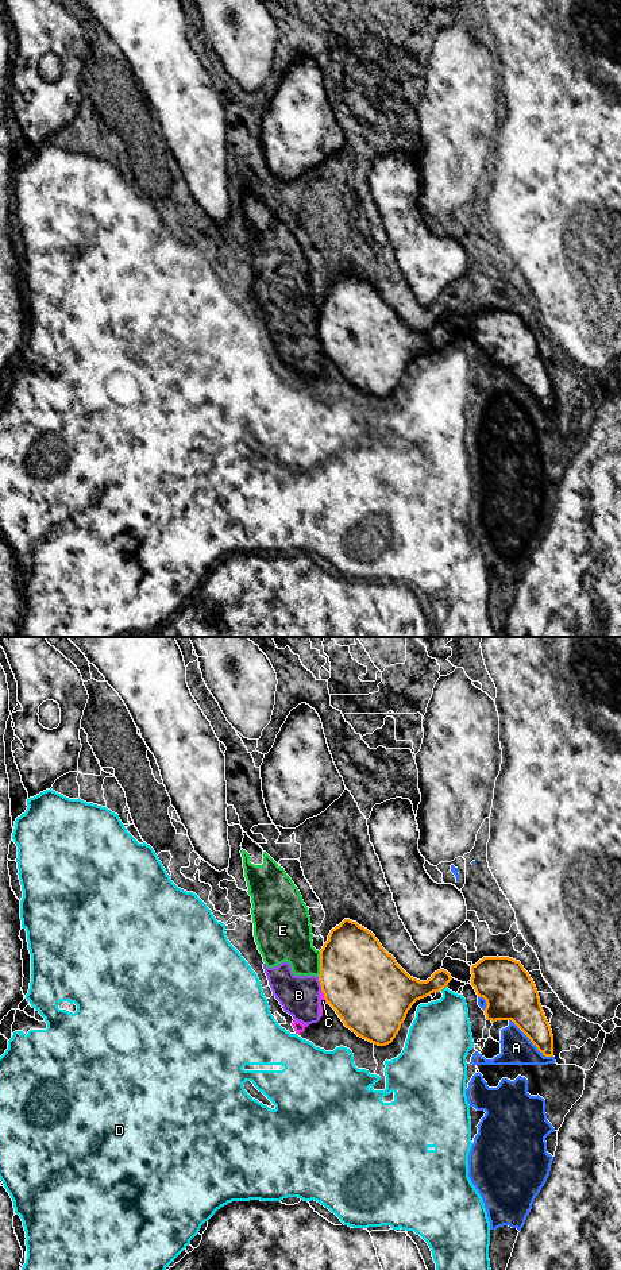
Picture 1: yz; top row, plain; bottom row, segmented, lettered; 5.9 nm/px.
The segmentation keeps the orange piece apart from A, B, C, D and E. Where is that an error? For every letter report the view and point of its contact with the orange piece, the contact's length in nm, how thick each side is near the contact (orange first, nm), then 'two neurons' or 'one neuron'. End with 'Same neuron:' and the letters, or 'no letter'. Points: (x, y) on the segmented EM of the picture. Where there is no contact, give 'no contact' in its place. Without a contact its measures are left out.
A: yz (531, 1041) | 340 nm | 240/190 nm | two neurons
B: yz (320, 984) | 80 nm | 460/240 nm | two neurons
C: yz (324, 996) | 90 nm | 460/40 nm | two neurons
D: yz (443, 987) | 50 nm | 200/340 nm | two neurons
E: yz (320, 964) | 150 nm | 460/280 nm | two neurons
Same neuron: no letter

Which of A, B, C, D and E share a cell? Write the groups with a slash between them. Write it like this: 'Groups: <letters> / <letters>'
Groups: A / B C E / D

